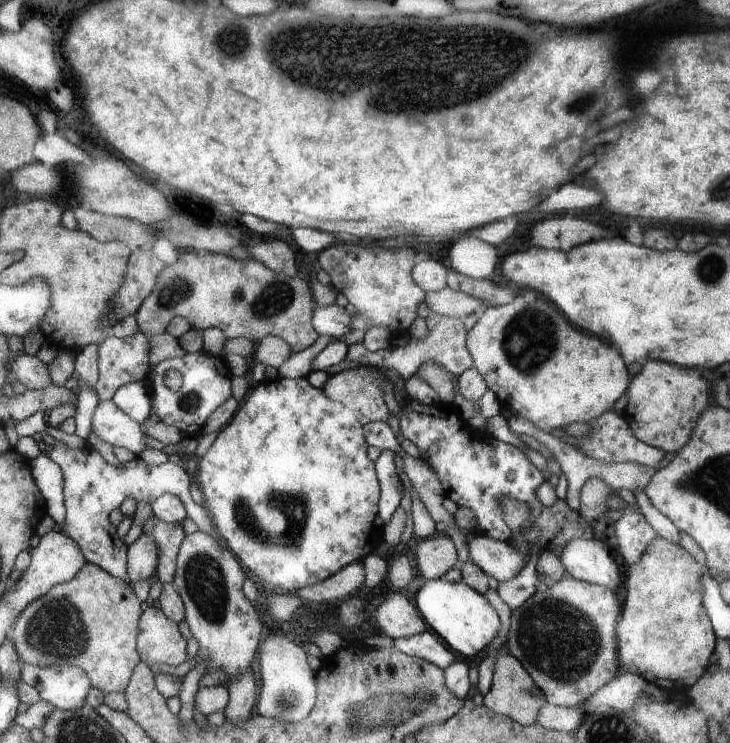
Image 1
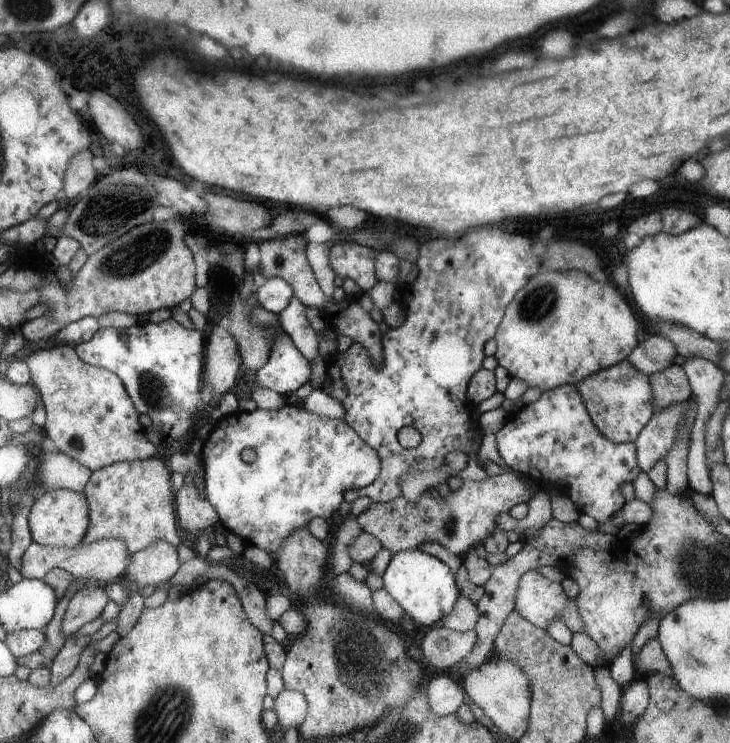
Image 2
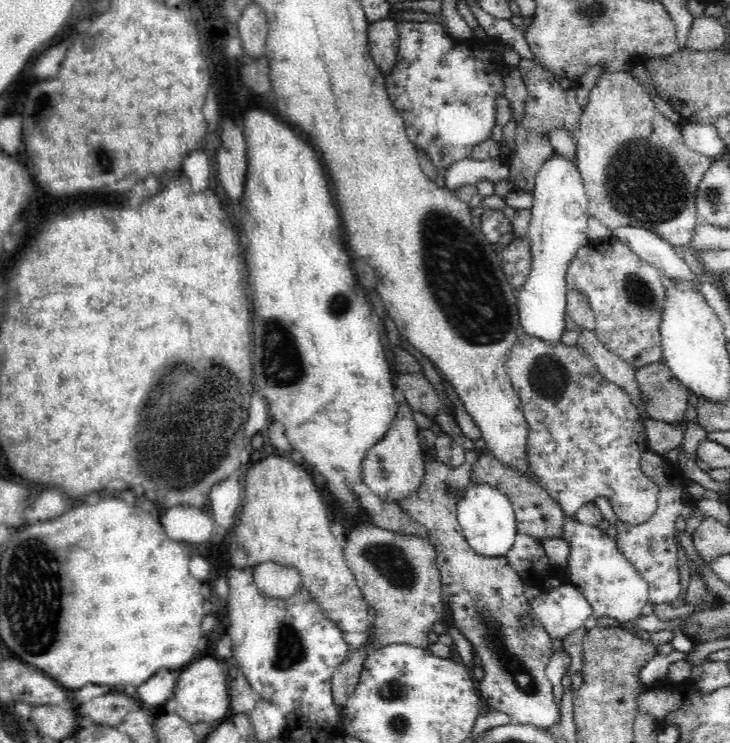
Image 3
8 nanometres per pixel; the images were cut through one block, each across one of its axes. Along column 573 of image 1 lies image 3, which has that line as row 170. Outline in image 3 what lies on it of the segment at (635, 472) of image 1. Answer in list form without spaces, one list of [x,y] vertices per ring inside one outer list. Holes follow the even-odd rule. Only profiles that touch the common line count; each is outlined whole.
[[[458,160],[454,166],[446,170],[446,188],[448,190],[460,190],[462,186],[478,186],[480,182],[488,180],[492,184],[498,184],[502,180],[510,178],[510,166],[502,160]]]

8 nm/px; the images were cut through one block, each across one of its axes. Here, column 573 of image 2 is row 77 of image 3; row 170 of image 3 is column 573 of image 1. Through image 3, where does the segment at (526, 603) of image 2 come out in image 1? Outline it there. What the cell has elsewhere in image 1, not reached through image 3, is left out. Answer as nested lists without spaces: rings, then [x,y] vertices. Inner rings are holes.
[[[565,574],[559,582],[537,588],[537,592],[529,596],[523,606],[511,612],[511,626],[507,628],[509,632],[503,650],[521,662],[521,666],[533,678],[535,686],[545,694],[547,704],[563,708],[583,706],[591,694],[595,694],[601,686],[611,682],[621,672],[615,634],[621,608],[623,604],[619,592],[605,586],[587,584],[585,580],[575,580]]]

